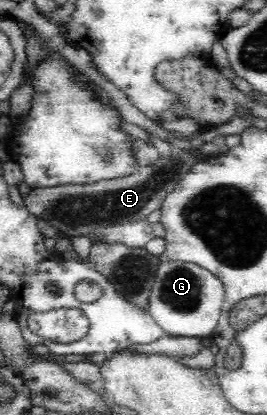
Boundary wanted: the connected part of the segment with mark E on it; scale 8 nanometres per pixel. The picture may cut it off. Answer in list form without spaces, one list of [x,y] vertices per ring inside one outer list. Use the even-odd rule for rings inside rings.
[[[172,146],[169,158],[161,156],[156,163],[141,166],[134,173],[94,183],[33,188],[22,201],[29,213],[37,219],[49,222],[61,234],[71,238],[87,236],[89,232],[99,227],[131,226],[137,220],[146,218],[153,210],[160,208],[167,193],[175,188],[175,180],[181,180],[181,176],[189,172],[192,166],[208,159],[203,153],[192,156],[190,150],[181,150]]]

